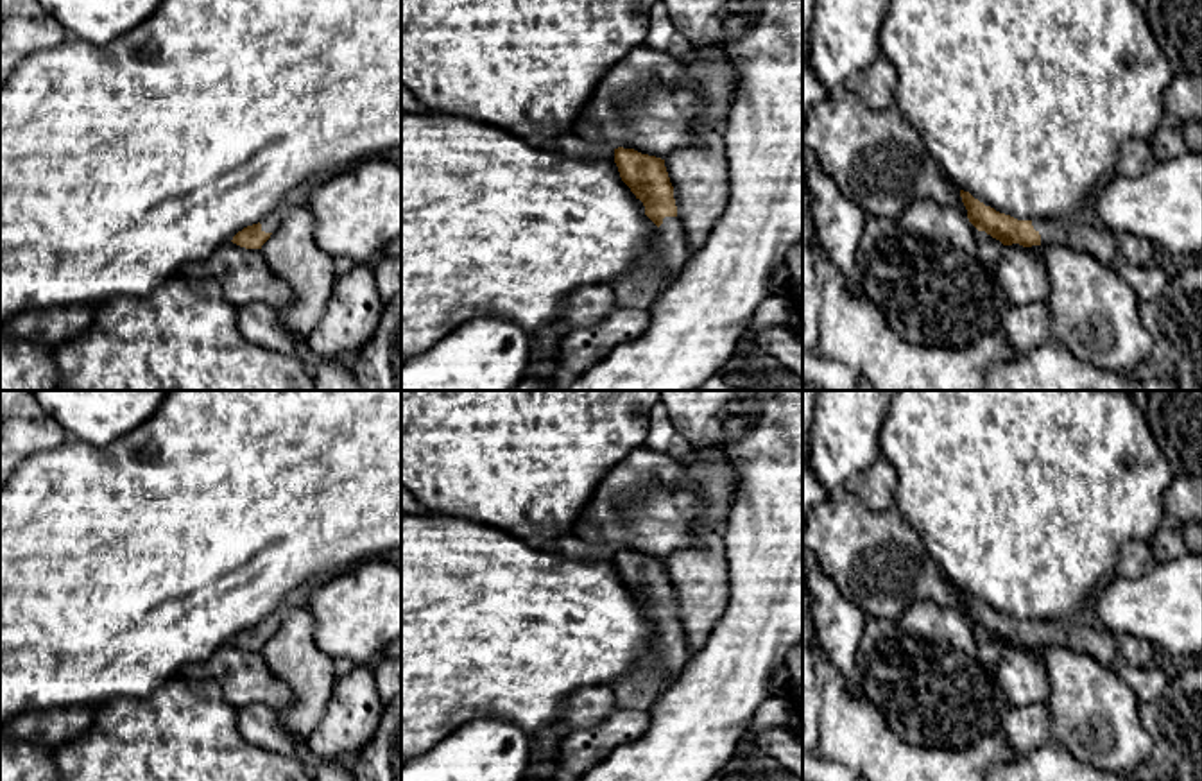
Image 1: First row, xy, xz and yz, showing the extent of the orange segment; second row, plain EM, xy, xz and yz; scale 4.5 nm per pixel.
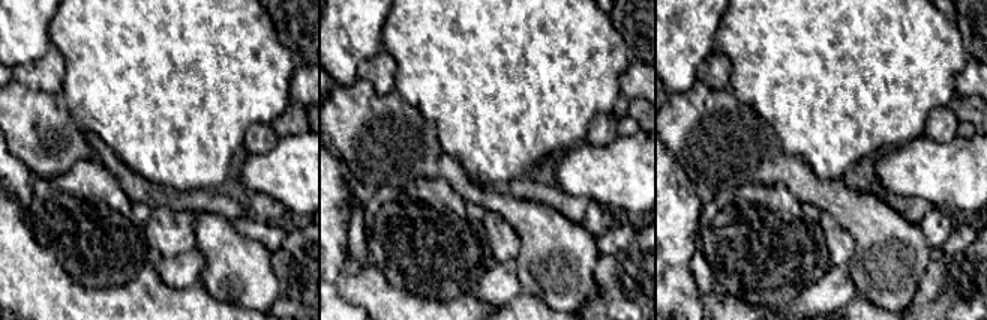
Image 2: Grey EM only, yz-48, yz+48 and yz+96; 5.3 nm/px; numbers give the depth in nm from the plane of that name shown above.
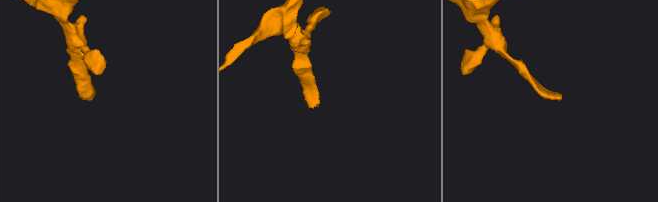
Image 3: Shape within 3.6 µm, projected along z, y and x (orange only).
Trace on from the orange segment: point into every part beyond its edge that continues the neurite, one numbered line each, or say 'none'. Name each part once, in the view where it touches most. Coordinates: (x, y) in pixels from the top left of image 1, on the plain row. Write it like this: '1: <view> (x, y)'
1: yz (1102, 645)

